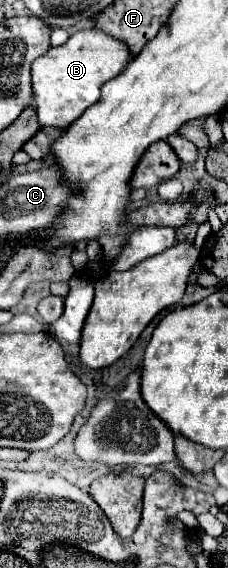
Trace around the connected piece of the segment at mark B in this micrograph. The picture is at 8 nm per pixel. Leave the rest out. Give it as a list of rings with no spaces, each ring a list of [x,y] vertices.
[[[98,29],[78,31],[64,45],[52,47],[46,55],[34,59],[32,93],[38,123],[42,127],[66,129],[74,119],[78,119],[90,105],[100,99],[102,85],[108,79],[116,77],[124,69],[128,59],[128,47]]]

